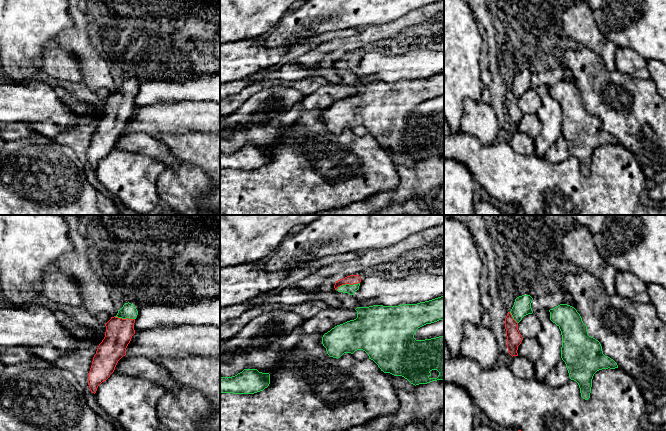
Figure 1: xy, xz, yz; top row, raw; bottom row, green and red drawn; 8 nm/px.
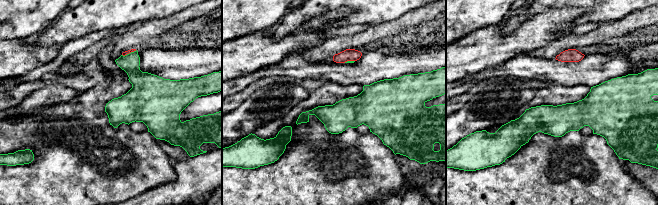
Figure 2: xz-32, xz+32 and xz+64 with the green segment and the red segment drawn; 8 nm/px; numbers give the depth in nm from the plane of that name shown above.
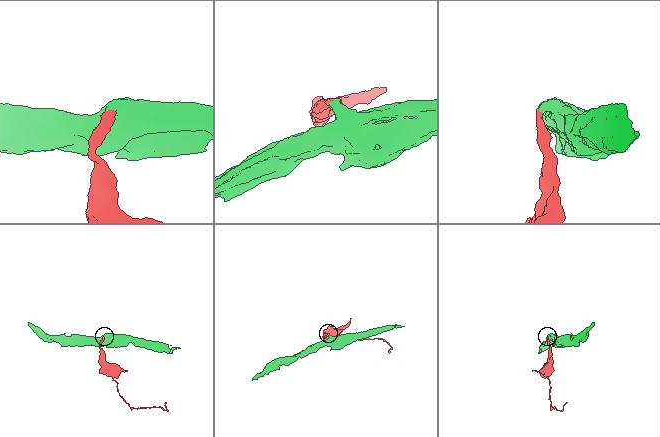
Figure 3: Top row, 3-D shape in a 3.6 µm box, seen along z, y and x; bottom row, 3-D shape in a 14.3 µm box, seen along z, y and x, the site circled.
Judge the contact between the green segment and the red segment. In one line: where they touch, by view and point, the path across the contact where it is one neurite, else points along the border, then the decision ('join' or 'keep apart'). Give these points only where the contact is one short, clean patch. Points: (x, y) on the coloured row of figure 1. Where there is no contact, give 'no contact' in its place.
xz (347, 284) | across xz (350, 289), (347, 284), (352, 279) | join

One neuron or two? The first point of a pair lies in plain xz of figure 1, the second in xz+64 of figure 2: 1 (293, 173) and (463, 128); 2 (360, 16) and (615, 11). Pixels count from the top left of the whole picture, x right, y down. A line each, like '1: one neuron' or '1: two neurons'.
1: two neurons
2: one neuron

